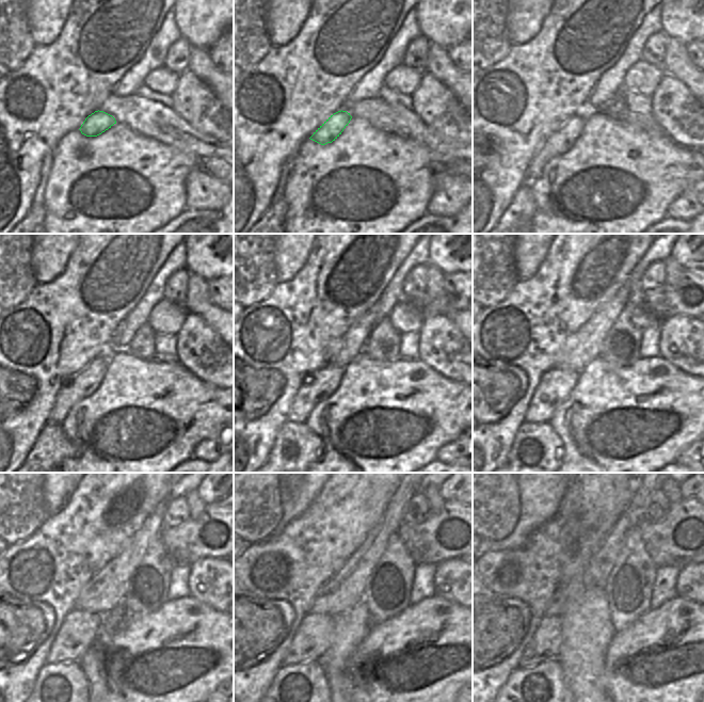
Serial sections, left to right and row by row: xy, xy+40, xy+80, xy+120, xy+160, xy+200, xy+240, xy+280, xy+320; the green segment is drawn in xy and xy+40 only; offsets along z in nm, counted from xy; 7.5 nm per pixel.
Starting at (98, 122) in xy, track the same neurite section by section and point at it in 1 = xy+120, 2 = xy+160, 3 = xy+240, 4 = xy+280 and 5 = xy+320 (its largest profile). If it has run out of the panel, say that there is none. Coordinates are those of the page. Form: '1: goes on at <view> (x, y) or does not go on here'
1: goes on at xy+120 (84, 383)
2: goes on at xy+160 (317, 386)
3: goes on at xy+240 (79, 629)
4: goes on at xy+280 (315, 634)
5: goes on at xy+320 (545, 644)

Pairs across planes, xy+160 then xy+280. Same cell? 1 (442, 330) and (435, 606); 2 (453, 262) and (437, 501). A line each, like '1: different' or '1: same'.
1: different
2: different

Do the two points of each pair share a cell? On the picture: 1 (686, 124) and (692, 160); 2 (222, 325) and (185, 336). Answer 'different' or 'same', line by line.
1: different
2: different

